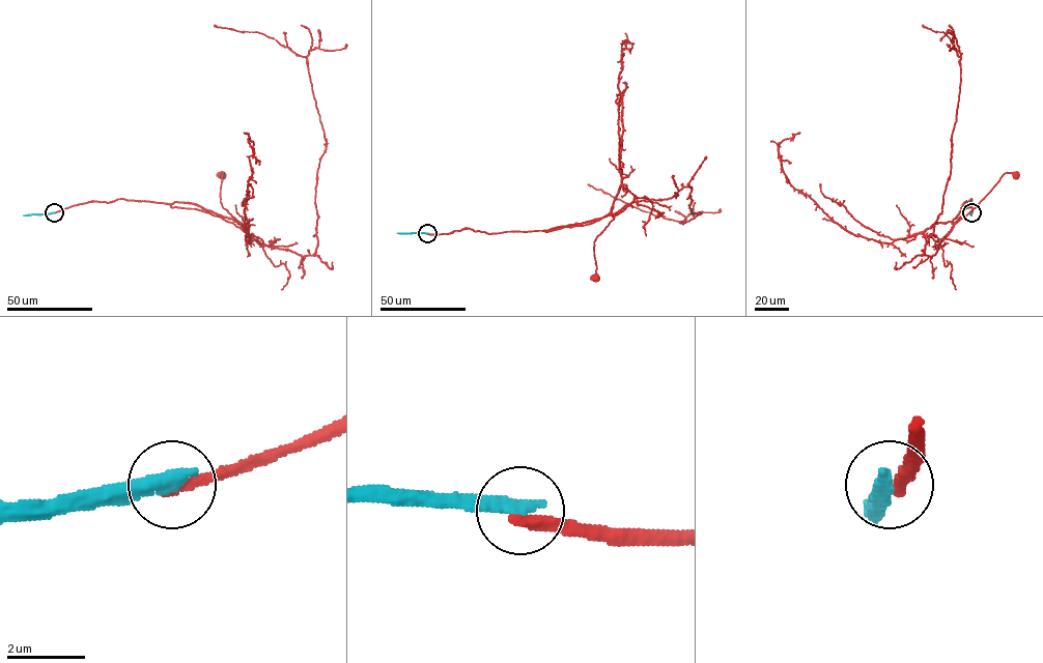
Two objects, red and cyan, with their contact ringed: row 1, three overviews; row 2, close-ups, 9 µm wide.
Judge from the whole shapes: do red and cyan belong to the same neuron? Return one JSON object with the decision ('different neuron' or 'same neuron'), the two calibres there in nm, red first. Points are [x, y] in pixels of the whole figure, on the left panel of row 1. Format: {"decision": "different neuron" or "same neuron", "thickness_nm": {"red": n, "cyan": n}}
{"decision": "different neuron", "thickness_nm": {"red": 320, "cyan": 460}}

